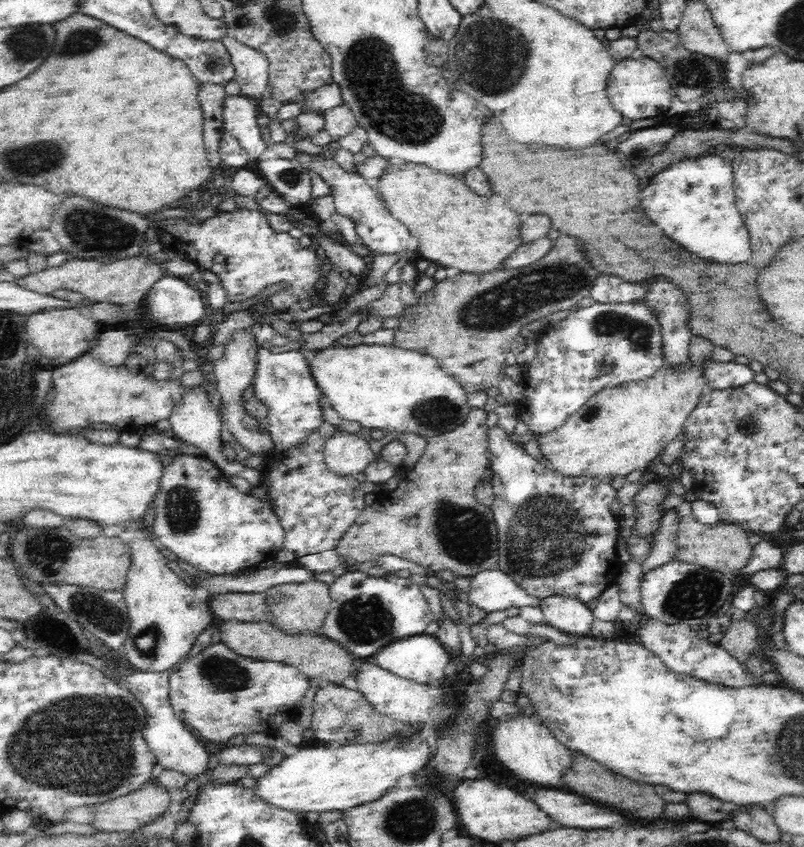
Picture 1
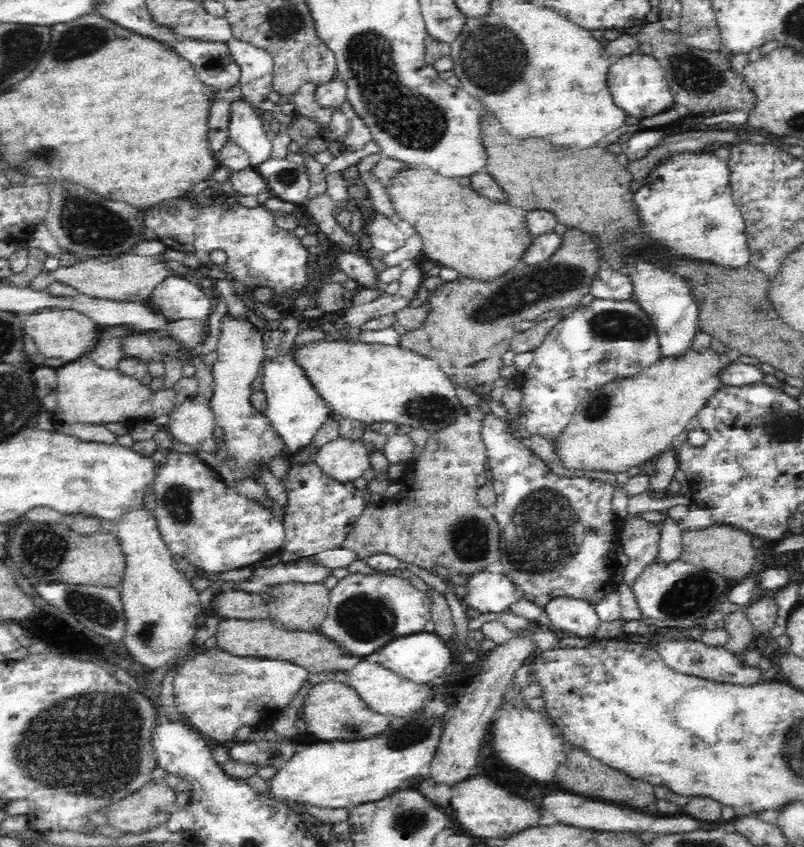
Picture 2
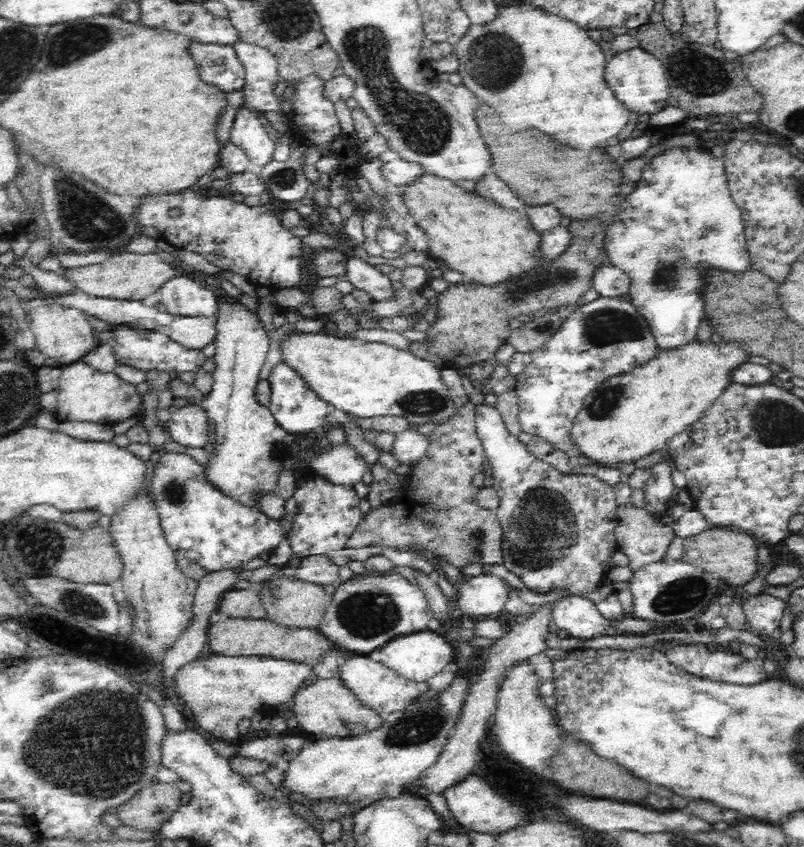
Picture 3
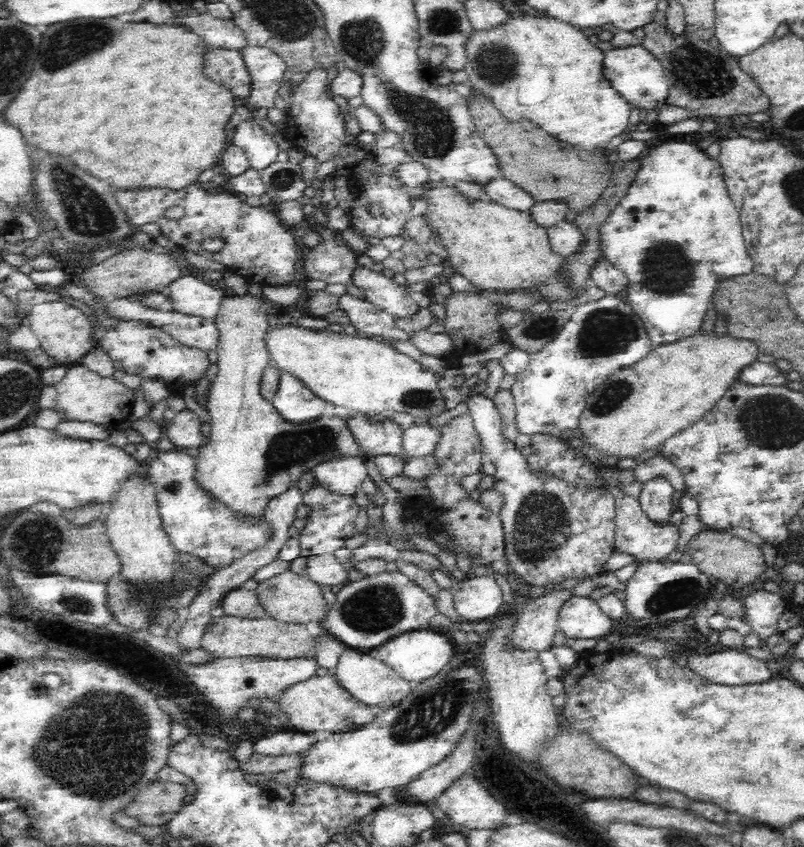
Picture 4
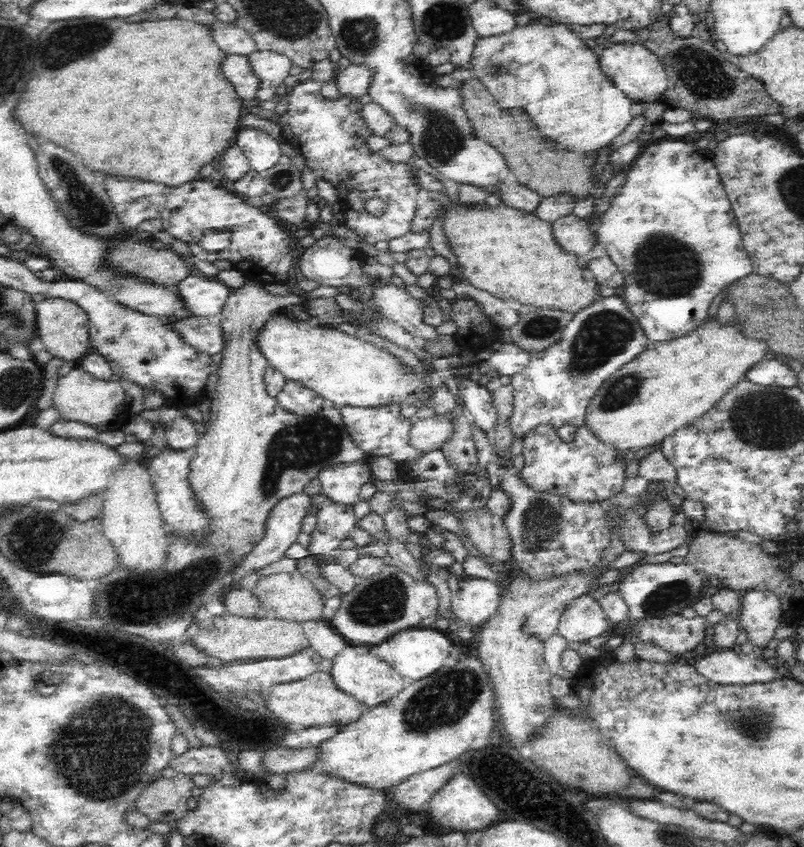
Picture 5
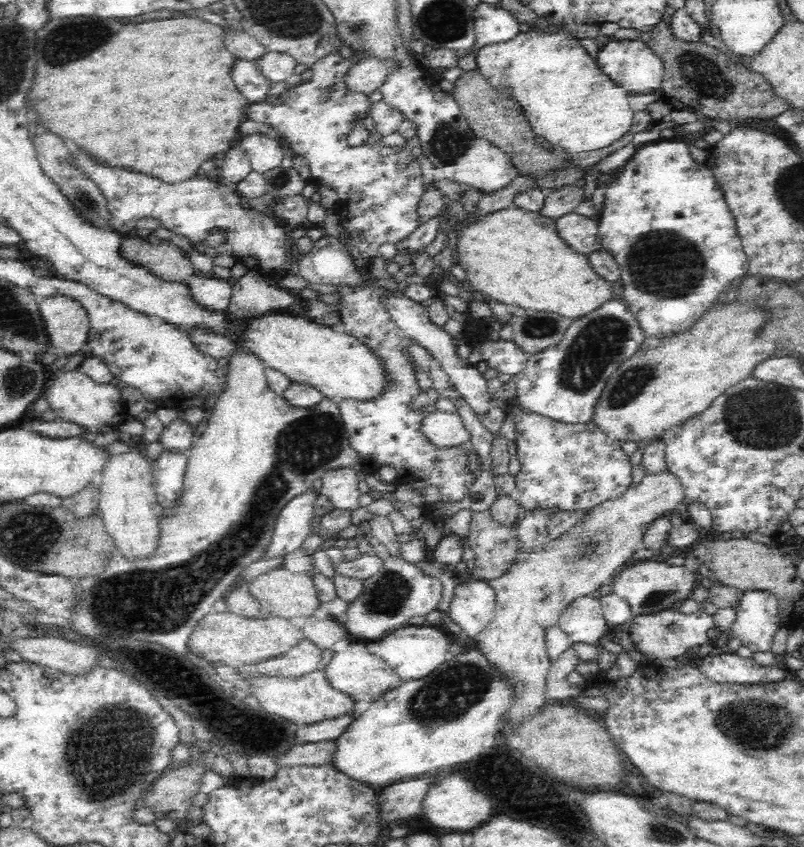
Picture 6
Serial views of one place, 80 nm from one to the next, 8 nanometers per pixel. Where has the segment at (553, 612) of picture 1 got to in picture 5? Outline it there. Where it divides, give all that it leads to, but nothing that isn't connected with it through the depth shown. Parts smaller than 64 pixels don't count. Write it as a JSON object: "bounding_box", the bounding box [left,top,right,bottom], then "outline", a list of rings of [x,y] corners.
{"bounding_box":[557,593,608,643],"outline":[[[591,593],[579,596],[568,604],[561,614],[557,633],[567,641],[586,643],[604,634],[608,624],[597,595]]]}

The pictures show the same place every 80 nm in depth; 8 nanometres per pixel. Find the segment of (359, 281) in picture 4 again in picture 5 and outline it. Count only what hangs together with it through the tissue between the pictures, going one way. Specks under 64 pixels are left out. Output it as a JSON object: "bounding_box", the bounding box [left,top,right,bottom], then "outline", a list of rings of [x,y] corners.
{"bounding_box":[372,284,442,344],"outline":[[[380,284],[372,292],[372,300],[380,313],[388,320],[397,322],[406,333],[422,339],[426,344],[442,338],[436,328],[424,321],[424,304],[410,295],[405,287]]]}

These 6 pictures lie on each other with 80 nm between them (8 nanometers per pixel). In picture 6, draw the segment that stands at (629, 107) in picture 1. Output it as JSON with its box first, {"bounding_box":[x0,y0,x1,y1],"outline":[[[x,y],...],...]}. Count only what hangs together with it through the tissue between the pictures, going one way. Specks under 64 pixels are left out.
{"bounding_box":[596,39,663,93],"outline":[[[615,39],[606,42],[596,59],[601,71],[608,75],[618,86],[636,93],[648,93],[660,90],[663,62],[654,51],[640,39]]]}

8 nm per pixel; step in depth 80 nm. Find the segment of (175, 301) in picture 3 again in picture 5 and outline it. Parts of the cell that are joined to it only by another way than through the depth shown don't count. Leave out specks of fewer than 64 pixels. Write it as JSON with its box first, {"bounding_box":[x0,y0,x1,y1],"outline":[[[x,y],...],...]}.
{"bounding_box":[179,273,231,316],"outline":[[[195,273],[179,282],[180,295],[194,316],[216,316],[230,296],[231,288],[221,280]]]}

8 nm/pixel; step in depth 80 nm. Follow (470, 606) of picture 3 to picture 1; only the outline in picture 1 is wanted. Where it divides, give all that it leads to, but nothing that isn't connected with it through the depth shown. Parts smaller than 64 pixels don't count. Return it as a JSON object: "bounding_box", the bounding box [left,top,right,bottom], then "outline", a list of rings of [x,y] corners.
{"bounding_box":[468,568,542,612],"outline":[[[500,568],[486,569],[471,576],[468,601],[478,606],[484,612],[498,612],[510,607],[534,606],[538,607],[542,599],[526,594]]]}

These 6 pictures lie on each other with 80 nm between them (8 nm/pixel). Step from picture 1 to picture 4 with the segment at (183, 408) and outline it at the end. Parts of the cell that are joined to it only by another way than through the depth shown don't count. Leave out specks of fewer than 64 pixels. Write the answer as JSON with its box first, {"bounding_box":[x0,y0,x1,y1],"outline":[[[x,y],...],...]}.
{"bounding_box":[163,409,205,448],"outline":[[[184,409],[175,414],[163,424],[166,438],[178,448],[199,448],[205,438],[205,429],[198,415],[190,409]]]}

